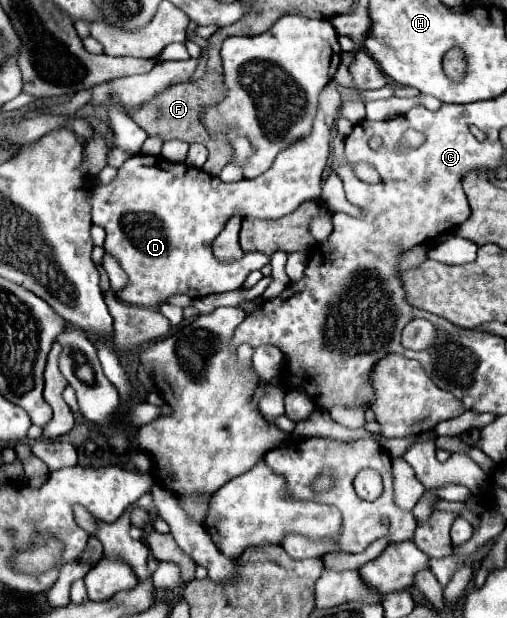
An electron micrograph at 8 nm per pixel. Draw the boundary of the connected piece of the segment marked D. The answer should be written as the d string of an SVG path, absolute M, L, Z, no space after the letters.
M331 80L319 96L319 112L315 116L313 132L307 138L279 152L273 166L261 176L257 176L255 180L239 180L239 182L225 184L221 178L211 176L199 168L193 168L187 164L171 164L163 160L161 156L135 154L121 168L117 168L117 176L109 184L95 186L89 198L93 224L101 226L107 232L105 252L113 256L129 276L127 288L119 292L117 298L127 304L137 304L137 306L157 306L161 300L173 294L189 294L195 300L195 296L209 296L217 292L239 290L245 284L249 272L261 270L269 262L269 256L263 256L261 252L249 252L241 260L219 262L215 260L211 252L213 240L225 228L227 220L237 214L243 218L245 216L281 218L281 216L291 214L303 202L321 198L321 174L329 158L329 126L325 118L327 116L329 120L339 118L339 108L341 108L341 98L339 98L335 80Z

